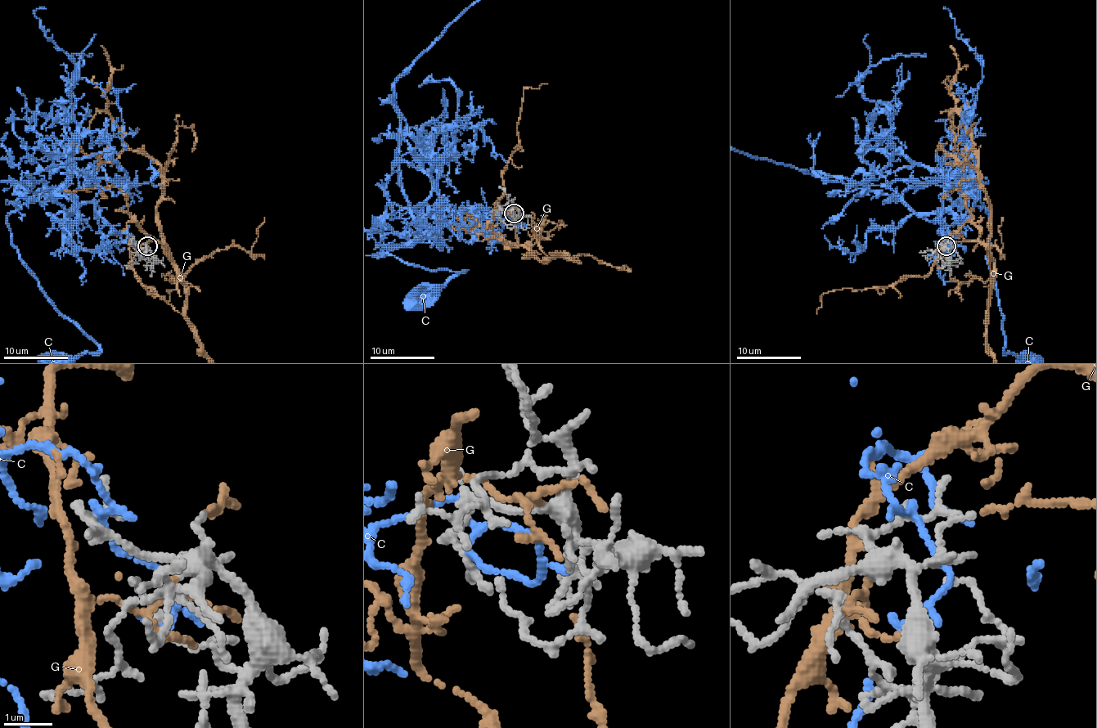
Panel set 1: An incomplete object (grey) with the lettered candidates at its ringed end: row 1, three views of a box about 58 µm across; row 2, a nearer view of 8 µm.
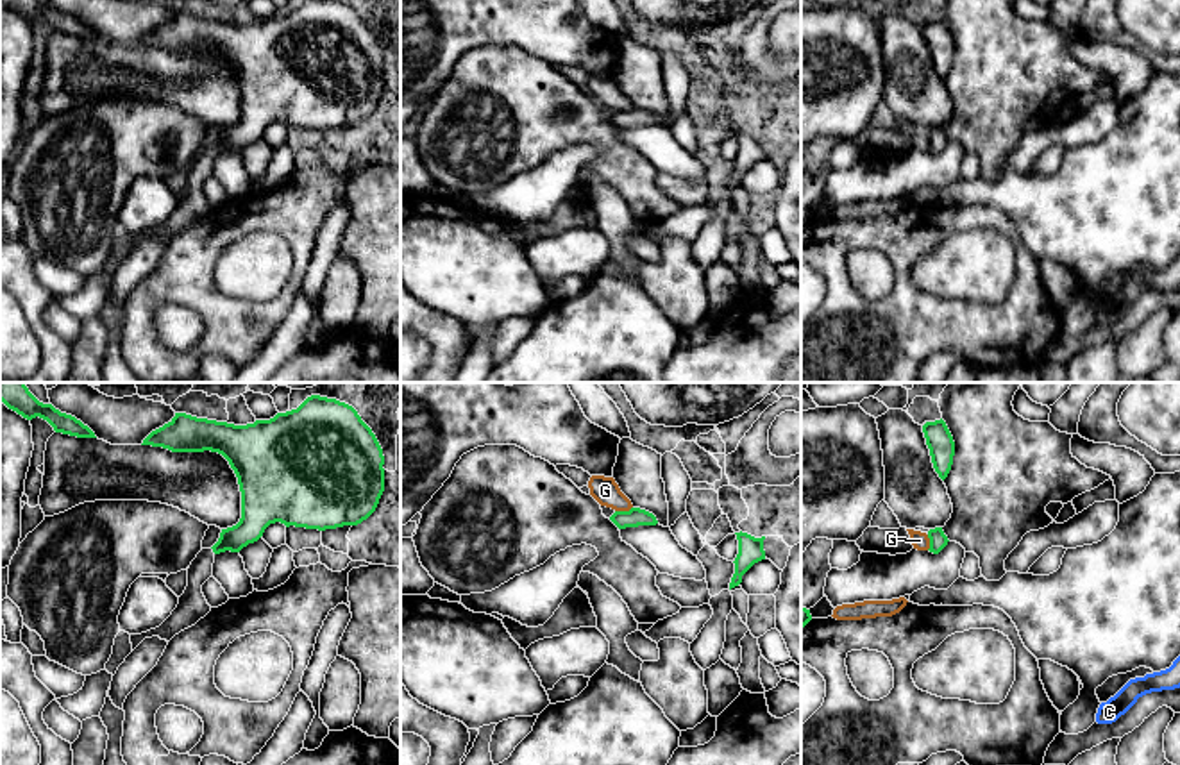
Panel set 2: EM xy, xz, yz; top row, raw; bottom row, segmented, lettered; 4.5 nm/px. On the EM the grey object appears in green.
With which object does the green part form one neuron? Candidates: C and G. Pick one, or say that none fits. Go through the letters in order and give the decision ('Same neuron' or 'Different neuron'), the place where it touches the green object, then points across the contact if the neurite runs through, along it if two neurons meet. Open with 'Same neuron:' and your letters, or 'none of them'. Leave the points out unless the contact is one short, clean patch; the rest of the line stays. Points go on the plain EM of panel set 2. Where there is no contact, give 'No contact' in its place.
Same neuron: none of them
C: Different neuron. No contact
G: Different neuron. Touches green at xz (623, 111). Boundary: xz (632, 106), (615, 111)

